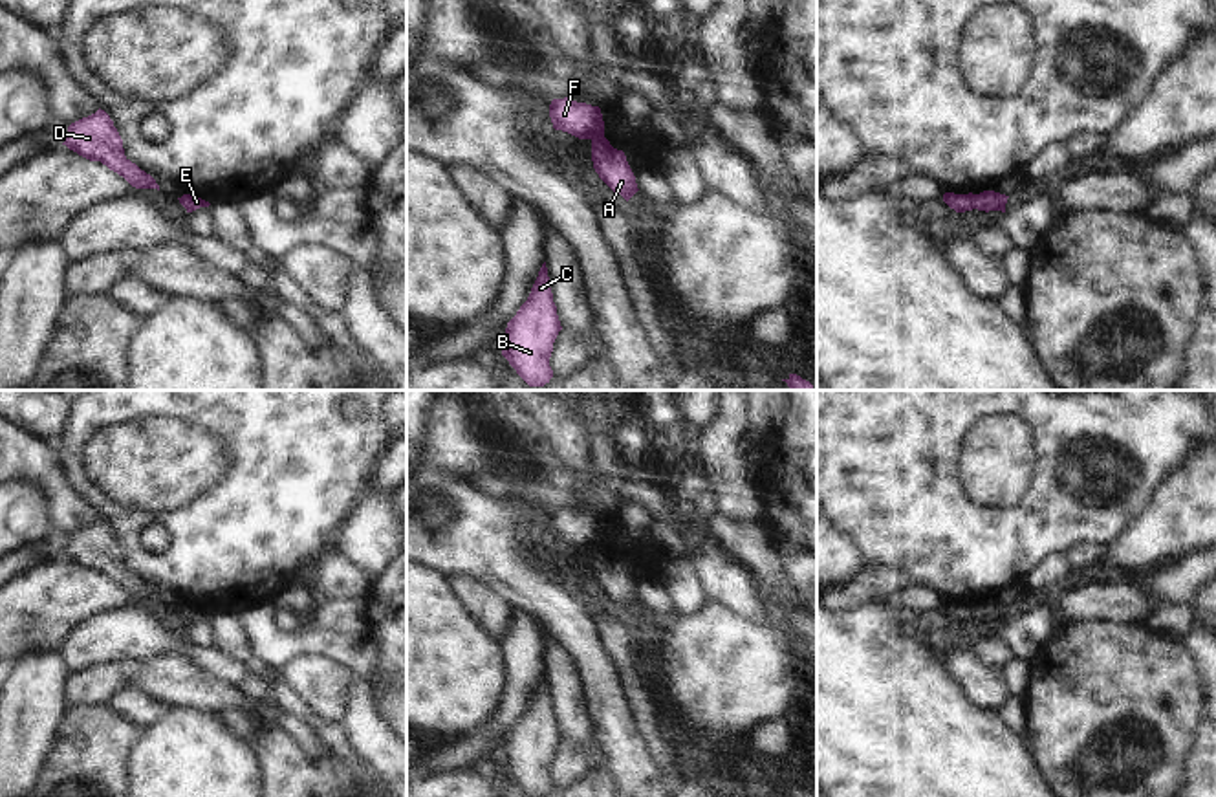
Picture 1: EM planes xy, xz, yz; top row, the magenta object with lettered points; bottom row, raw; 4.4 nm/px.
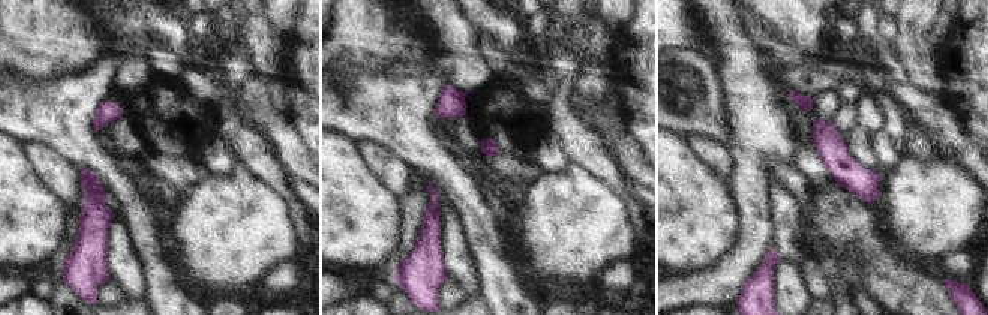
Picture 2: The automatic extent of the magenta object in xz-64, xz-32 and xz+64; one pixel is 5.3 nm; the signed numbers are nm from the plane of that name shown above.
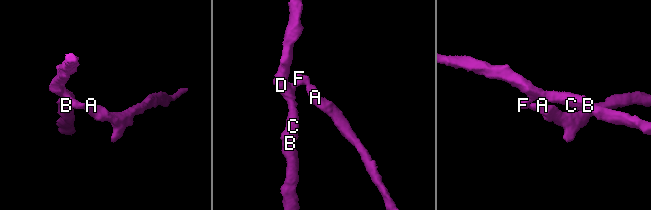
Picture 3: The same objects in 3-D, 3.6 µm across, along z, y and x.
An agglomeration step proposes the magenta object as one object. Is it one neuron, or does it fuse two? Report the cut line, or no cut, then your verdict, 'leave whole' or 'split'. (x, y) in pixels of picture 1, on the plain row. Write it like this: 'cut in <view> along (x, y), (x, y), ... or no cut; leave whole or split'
cut in yz along (977, 605), (973, 618); split

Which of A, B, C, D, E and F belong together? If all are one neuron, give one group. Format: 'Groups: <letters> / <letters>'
Groups: A E / B C D F

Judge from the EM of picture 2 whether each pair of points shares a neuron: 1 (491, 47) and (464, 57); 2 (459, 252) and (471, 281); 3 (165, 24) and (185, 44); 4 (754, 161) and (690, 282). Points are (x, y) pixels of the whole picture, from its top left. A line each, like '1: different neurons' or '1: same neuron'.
1: different neurons
2: same neuron
3: same neuron
4: same neuron

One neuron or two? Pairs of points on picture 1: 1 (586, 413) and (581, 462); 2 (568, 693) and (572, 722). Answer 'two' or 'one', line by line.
1: two
2: one

